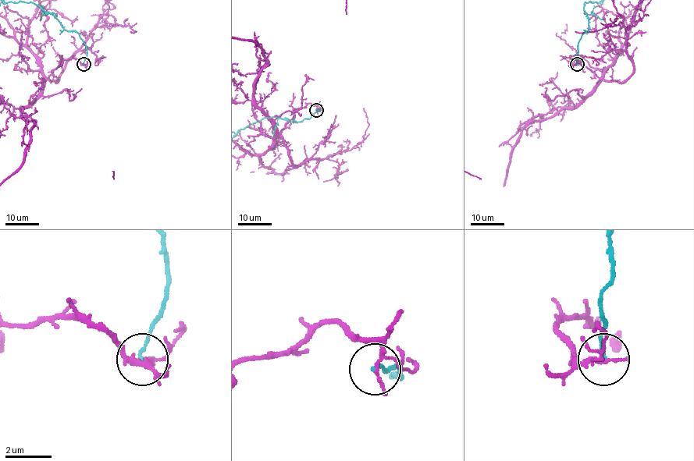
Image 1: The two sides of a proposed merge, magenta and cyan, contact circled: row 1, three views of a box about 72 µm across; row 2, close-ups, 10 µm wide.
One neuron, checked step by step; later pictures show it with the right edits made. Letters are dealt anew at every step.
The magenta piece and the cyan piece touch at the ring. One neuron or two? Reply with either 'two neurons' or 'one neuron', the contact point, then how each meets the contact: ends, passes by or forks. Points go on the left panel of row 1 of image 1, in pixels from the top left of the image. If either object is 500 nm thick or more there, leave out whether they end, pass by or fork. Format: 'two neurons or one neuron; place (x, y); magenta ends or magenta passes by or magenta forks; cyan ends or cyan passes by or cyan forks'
two neurons; place (83, 64); magenta passes by; cyan ends

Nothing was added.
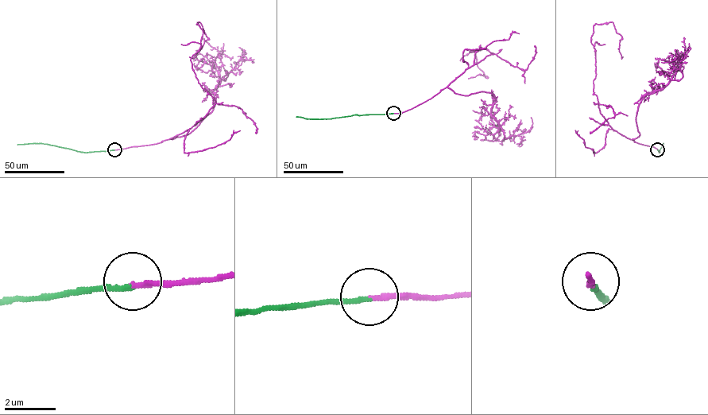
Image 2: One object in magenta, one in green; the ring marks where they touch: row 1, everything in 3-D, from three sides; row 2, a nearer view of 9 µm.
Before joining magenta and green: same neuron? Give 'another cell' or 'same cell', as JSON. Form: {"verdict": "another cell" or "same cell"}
{"verdict": "same cell"}

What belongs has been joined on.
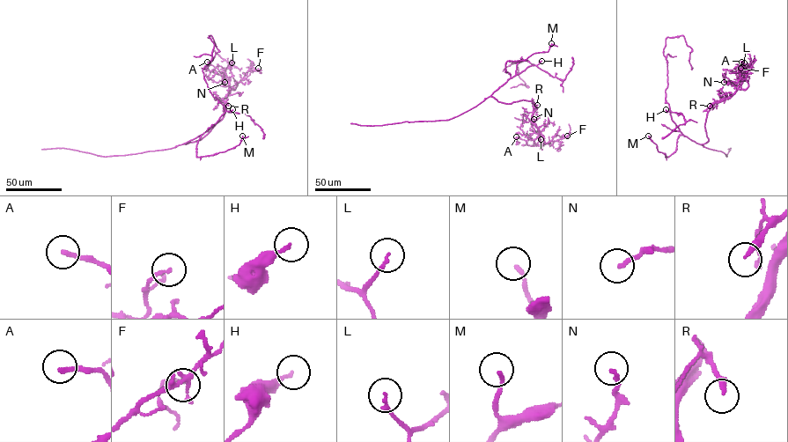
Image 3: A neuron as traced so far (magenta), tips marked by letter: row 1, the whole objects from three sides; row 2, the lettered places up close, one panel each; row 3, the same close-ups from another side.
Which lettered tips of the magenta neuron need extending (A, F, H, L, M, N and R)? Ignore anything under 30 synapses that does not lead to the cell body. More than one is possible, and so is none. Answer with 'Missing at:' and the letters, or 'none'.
Missing at: A, R

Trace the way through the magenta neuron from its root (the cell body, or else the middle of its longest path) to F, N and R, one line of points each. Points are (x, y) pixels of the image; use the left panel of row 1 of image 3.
F: (202, 134), (182, 144), (202, 138), (223, 117), (226, 104), (223, 99), (249, 69), (258, 68)
N: (202, 134), (182, 144), (201, 140), (222, 118), (226, 104), (223, 99), (230, 90), (224, 82)
R: (202, 134), (182, 144), (202, 138), (222, 118), (227, 104), (228, 106)

